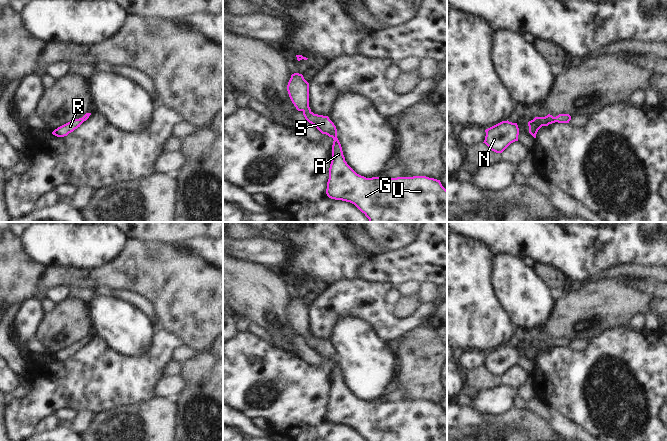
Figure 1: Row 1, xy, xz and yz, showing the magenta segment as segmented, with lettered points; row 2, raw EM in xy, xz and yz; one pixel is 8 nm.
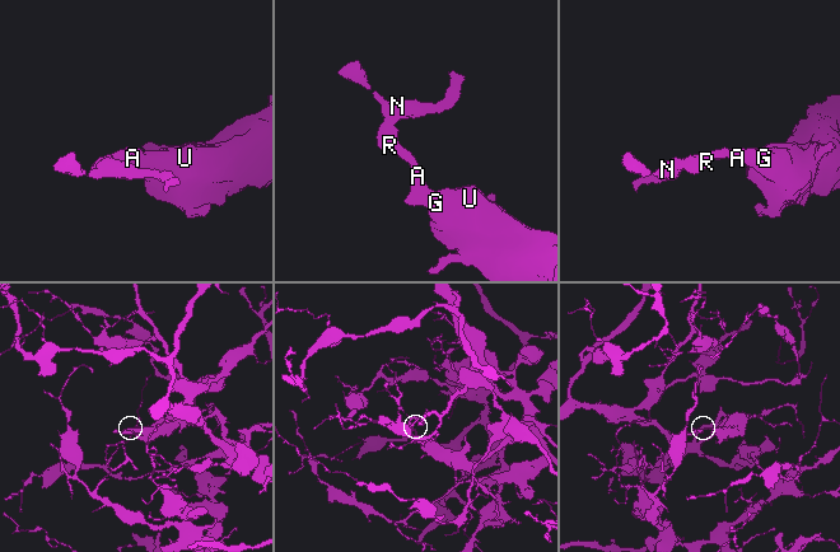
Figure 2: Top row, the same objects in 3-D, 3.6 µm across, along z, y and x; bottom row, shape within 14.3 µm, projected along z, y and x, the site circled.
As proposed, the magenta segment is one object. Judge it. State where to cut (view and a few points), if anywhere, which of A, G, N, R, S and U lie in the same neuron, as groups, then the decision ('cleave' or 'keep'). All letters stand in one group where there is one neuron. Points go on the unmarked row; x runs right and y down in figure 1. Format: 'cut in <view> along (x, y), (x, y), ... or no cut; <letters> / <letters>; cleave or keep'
no cut; A G N R S U; keep

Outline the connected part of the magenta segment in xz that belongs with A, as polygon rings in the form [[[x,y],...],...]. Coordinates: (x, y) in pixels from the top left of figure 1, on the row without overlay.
[[[294,297],[287,309],[289,321],[305,343],[322,358],[333,362],[332,384],[326,418],[329,422],[354,428],[366,441],[447,441],[447,414],[440,404],[426,400],[372,401],[357,398],[345,385],[337,353],[328,340],[314,338],[309,331],[309,307],[302,298]]]

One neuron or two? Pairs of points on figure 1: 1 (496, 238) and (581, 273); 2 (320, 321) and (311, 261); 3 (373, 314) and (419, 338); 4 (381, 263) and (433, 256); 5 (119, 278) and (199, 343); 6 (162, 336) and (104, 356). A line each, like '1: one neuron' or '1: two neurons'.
1: one neuron
2: two neurons
3: two neurons
4: one neuron
5: one neuron
6: one neuron

